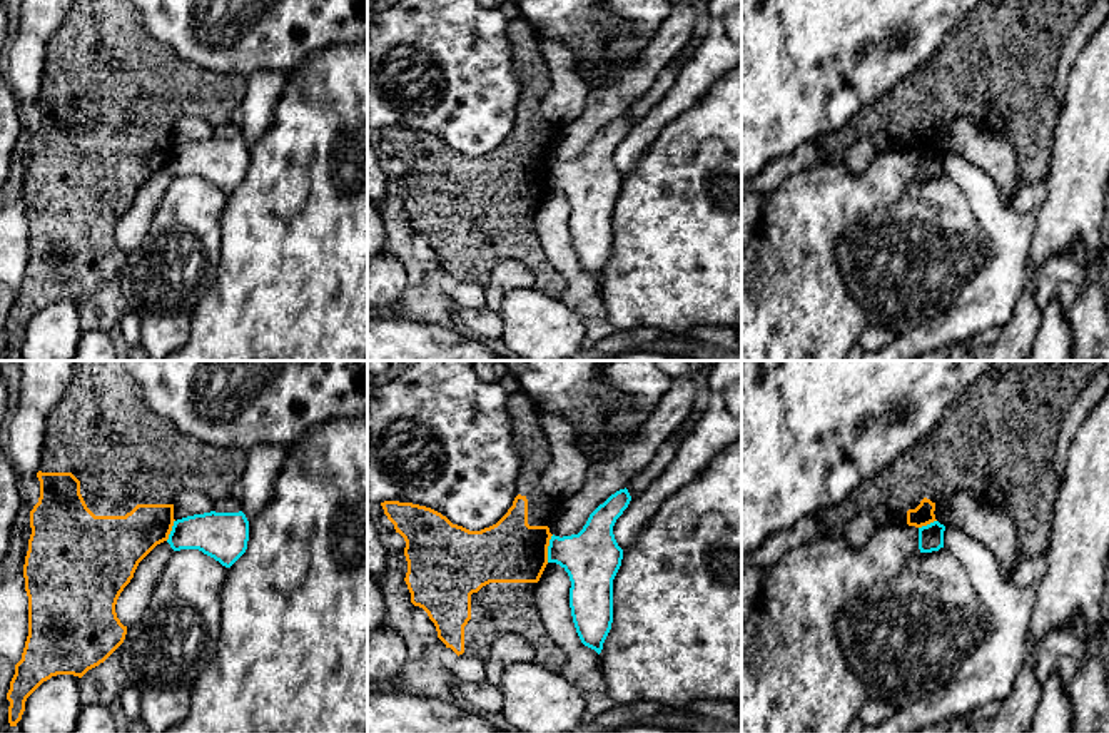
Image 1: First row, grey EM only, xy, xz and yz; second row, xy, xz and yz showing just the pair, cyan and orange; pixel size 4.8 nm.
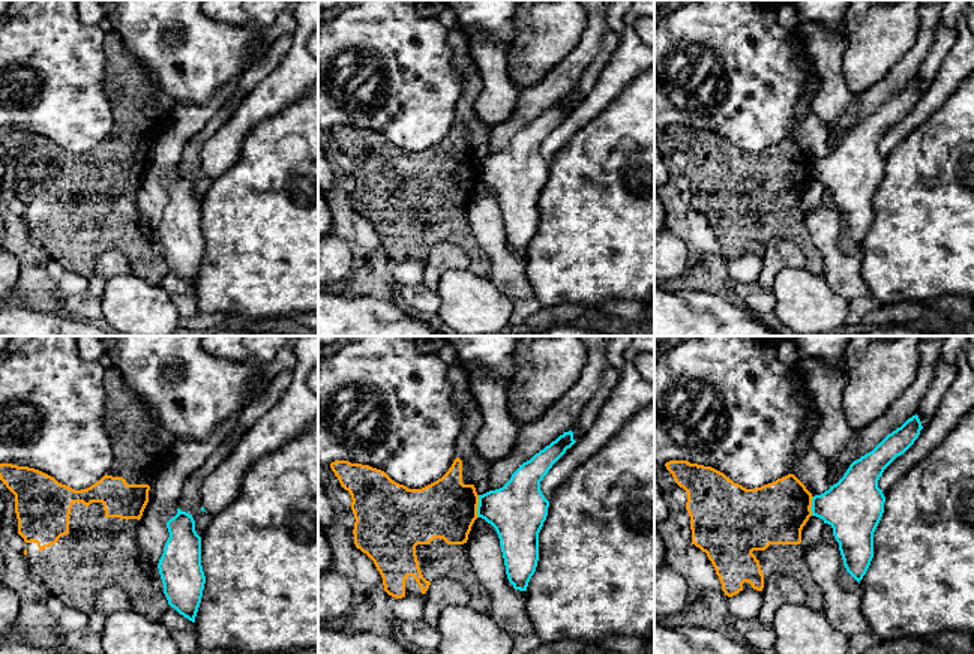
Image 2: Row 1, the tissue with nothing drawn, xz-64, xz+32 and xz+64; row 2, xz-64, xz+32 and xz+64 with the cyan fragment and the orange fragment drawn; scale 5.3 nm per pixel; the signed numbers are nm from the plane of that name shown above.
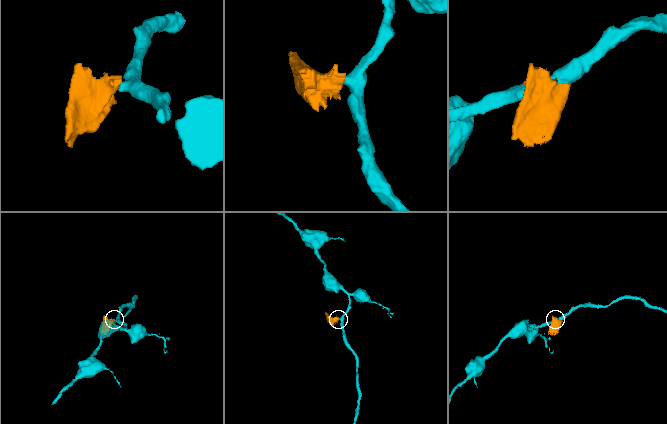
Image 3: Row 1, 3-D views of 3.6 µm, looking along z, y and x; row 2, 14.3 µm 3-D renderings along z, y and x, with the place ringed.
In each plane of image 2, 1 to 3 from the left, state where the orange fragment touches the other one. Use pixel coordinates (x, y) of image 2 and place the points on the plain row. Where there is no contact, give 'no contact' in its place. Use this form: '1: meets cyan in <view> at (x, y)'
1: no contact
2: meets cyan in xz+32 at (477, 170)
3: meets cyan in xz+64 at (812, 170)

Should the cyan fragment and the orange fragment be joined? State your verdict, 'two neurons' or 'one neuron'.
two neurons

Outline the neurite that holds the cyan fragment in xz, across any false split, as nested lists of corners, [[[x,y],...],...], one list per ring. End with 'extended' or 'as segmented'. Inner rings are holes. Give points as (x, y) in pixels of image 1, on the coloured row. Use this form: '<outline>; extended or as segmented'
[[[620,489],[600,504],[578,534],[551,536],[548,563],[560,564],[570,576],[570,608],[581,643],[598,655],[613,623],[613,579],[621,566],[623,549],[613,526],[631,496]]]; as segmented

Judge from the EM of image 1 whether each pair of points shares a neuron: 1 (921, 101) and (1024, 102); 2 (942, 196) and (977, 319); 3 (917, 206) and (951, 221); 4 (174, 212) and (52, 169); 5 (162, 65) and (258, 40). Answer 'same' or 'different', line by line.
1: same
2: different
3: same
4: different
5: different

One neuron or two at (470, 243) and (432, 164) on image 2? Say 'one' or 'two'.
one

